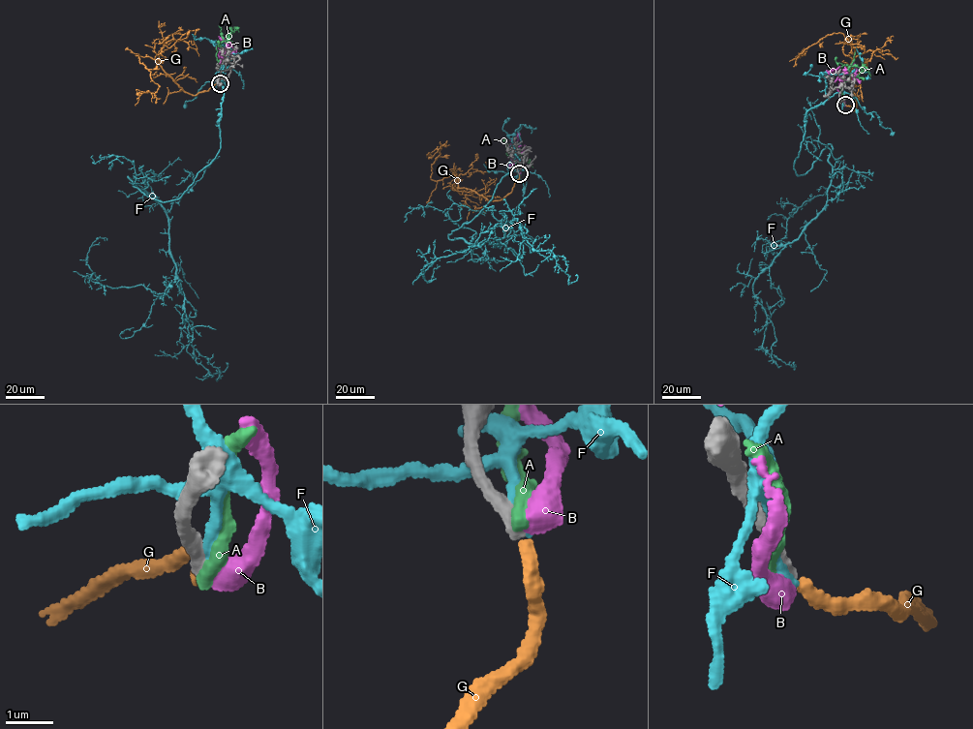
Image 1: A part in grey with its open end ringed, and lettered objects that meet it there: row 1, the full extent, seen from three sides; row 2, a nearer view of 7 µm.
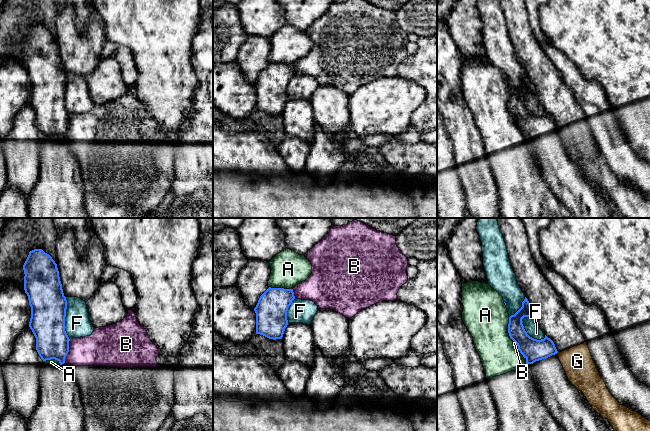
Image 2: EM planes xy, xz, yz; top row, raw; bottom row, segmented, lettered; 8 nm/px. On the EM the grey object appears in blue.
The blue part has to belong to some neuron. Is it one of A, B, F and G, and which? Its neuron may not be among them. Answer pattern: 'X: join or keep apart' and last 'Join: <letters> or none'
A: keep apart
B: keep apart
F: keep apart
G: keep apart
Join: none

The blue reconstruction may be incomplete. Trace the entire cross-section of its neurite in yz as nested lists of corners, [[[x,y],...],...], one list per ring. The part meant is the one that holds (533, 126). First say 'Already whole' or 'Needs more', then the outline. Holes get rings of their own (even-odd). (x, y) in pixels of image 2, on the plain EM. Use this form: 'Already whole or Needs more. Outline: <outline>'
Needs more. Outline: [[[526,73],[522,78],[522,83],[509,93],[508,109],[510,114],[517,120],[520,129],[526,135],[526,140],[532,142],[531,147],[534,152],[534,158],[548,187],[575,218],[613,218],[611,208],[604,195],[592,184],[582,167],[577,165],[568,156],[558,134],[558,127],[554,118],[546,111],[541,116],[530,113],[522,100],[524,93],[532,93],[537,97]]]

